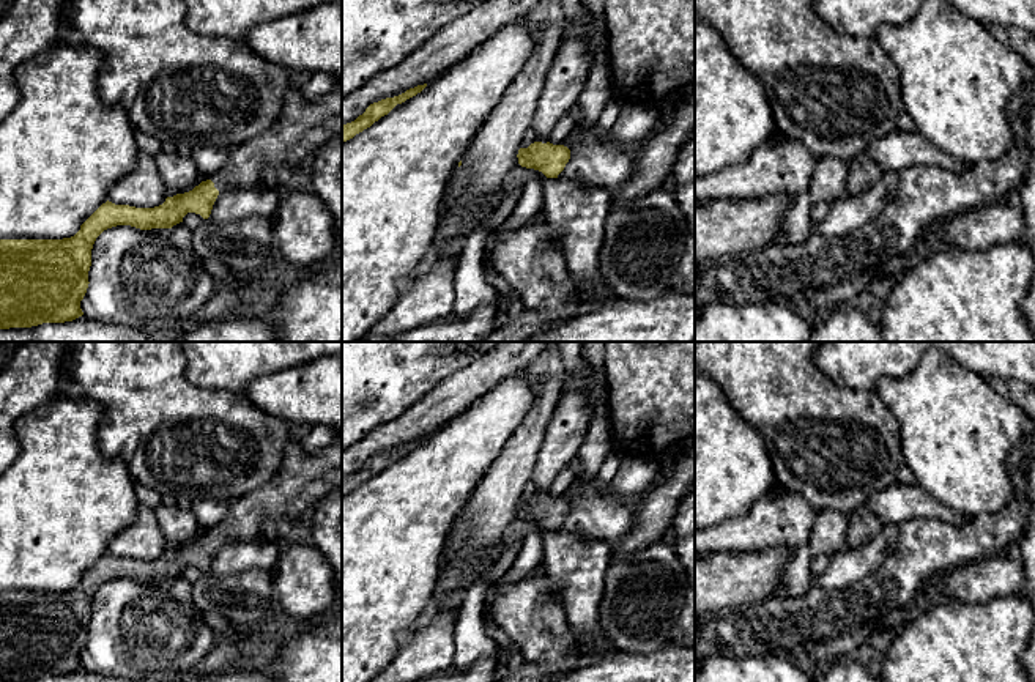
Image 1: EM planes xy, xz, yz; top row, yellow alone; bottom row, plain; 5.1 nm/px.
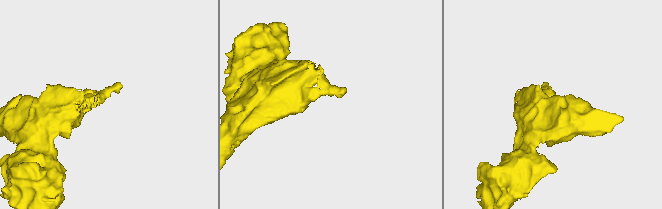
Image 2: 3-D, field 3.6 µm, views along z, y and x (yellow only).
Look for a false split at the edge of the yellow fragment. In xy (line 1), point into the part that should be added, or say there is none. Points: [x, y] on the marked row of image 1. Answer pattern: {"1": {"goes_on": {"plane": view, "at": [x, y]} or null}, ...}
{"1": {"goes_on": {"plane": "xy", "at": [304, 126]}}}

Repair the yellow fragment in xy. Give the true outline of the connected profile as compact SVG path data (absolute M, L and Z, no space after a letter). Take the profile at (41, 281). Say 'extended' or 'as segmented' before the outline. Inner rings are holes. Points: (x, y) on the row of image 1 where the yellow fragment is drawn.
extended; M342 85L312 102L306 101L298 90L291 88L277 123L262 135L235 146L225 165L192 191L167 197L162 205L154 208L115 205L107 200L71 238L0 239L0 329L65 323L82 317L80 301L90 284L91 249L104 230L117 225L131 225L140 230L172 228L183 222L187 213L195 213L208 219L221 192L250 189L263 184L262 172L265 169L285 165L295 170L320 146L339 135L342 135Z

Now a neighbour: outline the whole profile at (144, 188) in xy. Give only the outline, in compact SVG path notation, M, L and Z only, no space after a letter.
M139 153L134 172L118 180L110 192L109 202L135 208L154 208L165 202L167 187L159 175L154 156Z

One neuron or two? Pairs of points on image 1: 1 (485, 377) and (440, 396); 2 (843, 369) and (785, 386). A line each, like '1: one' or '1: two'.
1: one
2: two

